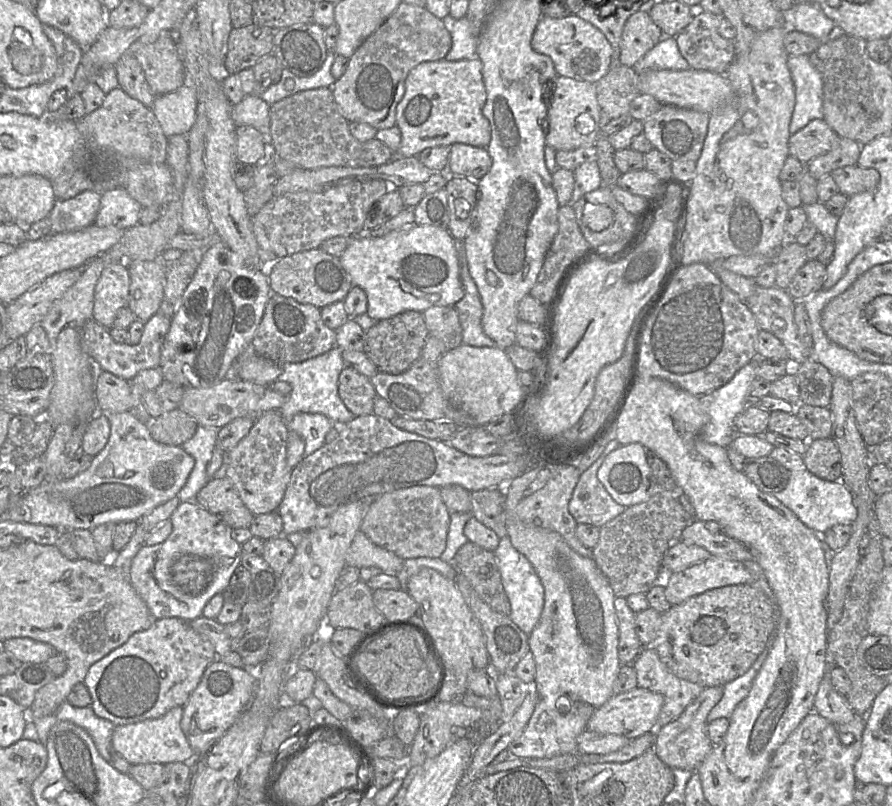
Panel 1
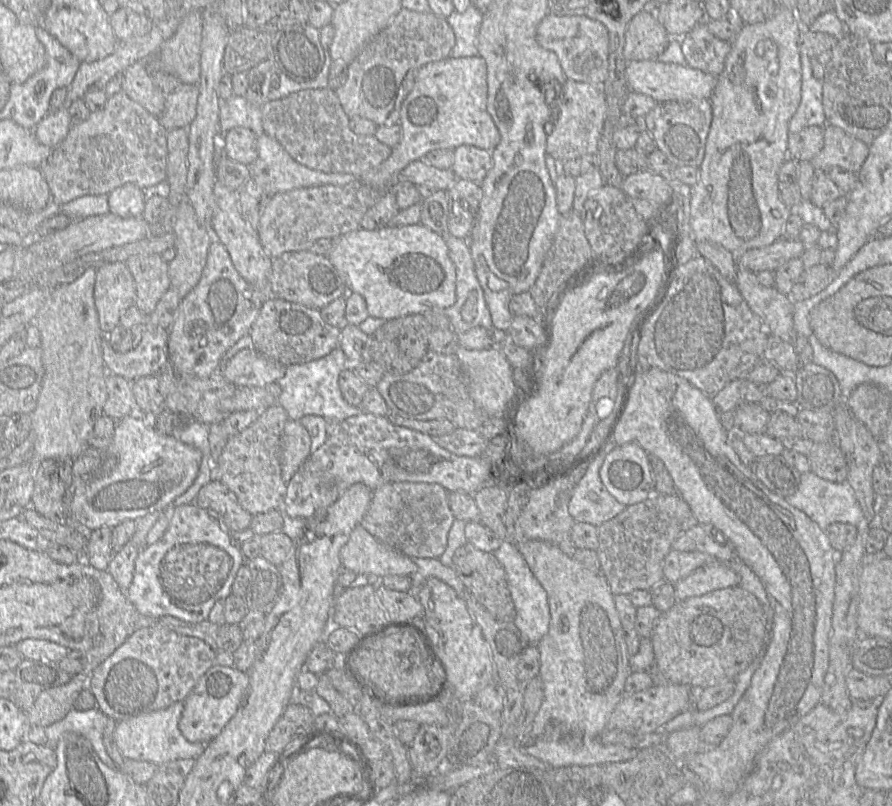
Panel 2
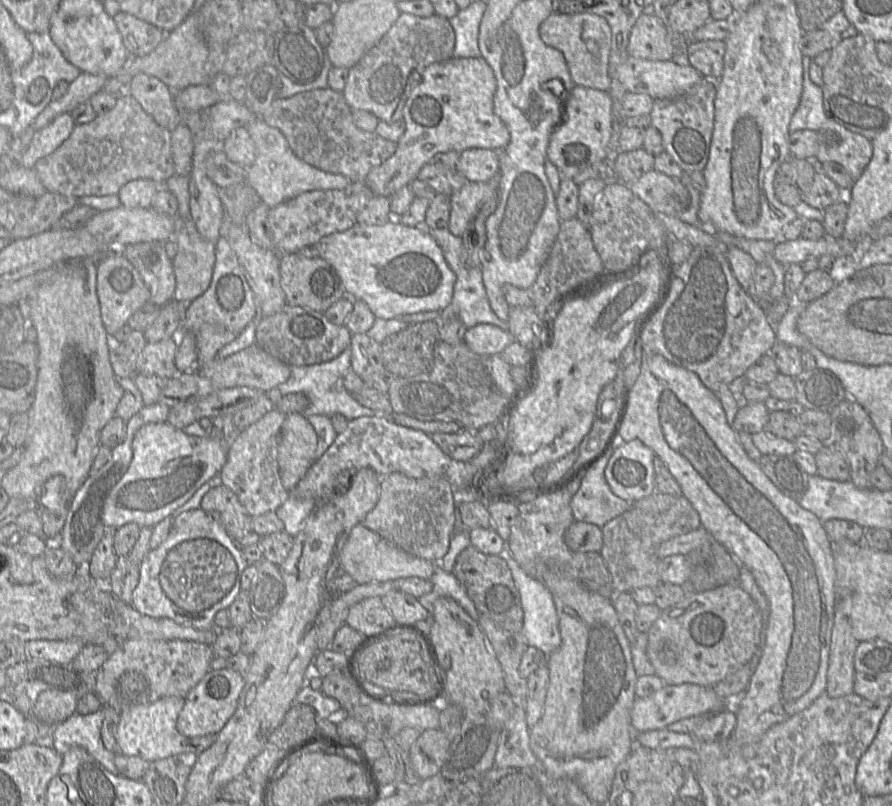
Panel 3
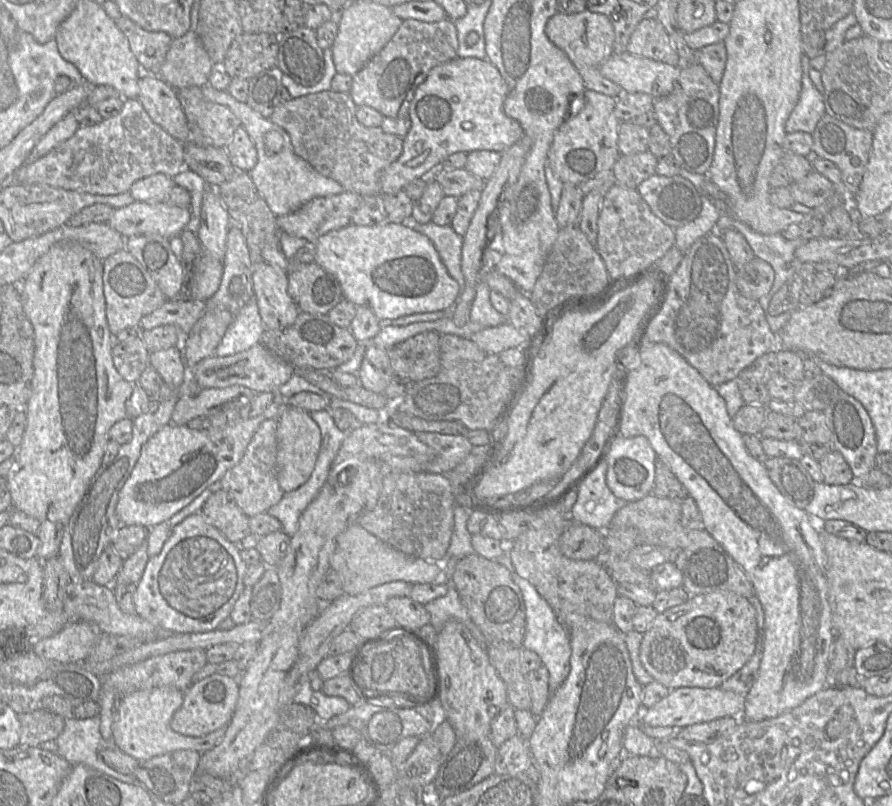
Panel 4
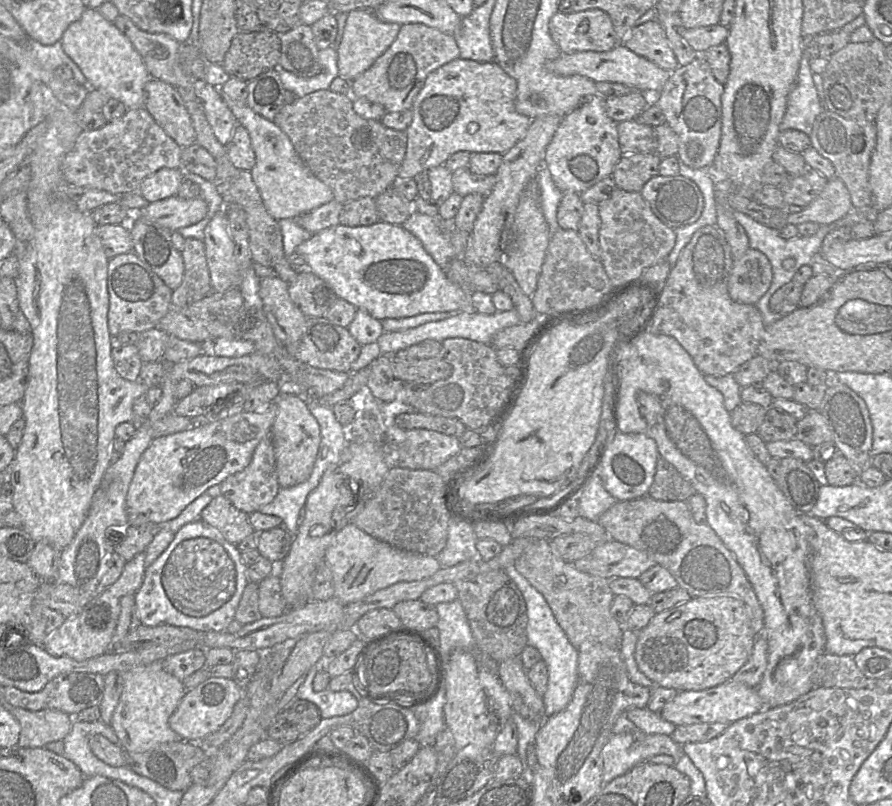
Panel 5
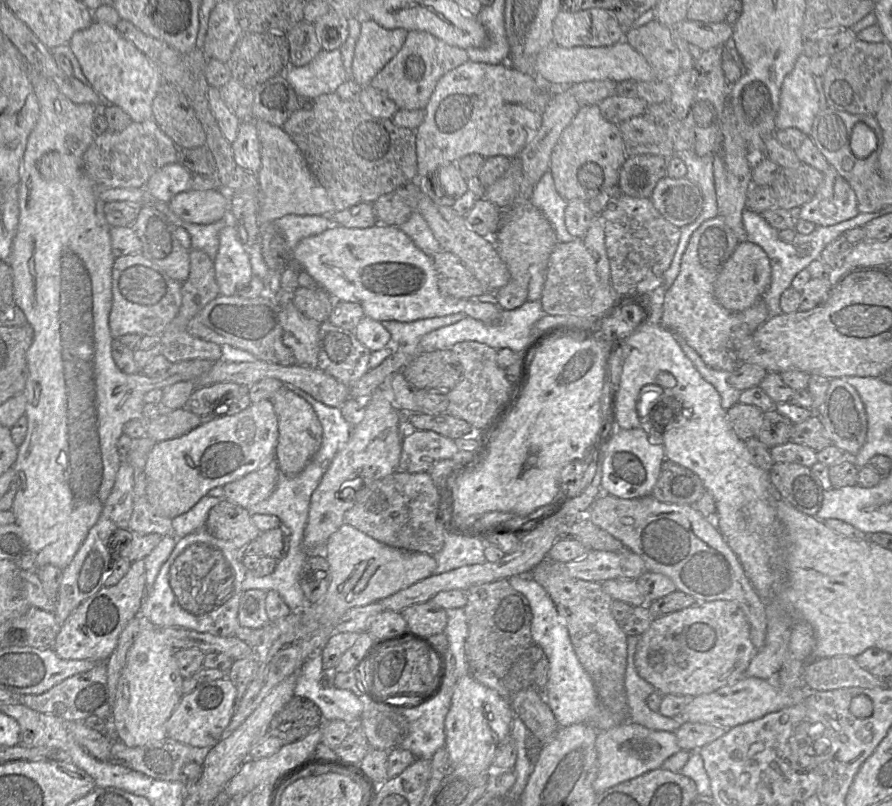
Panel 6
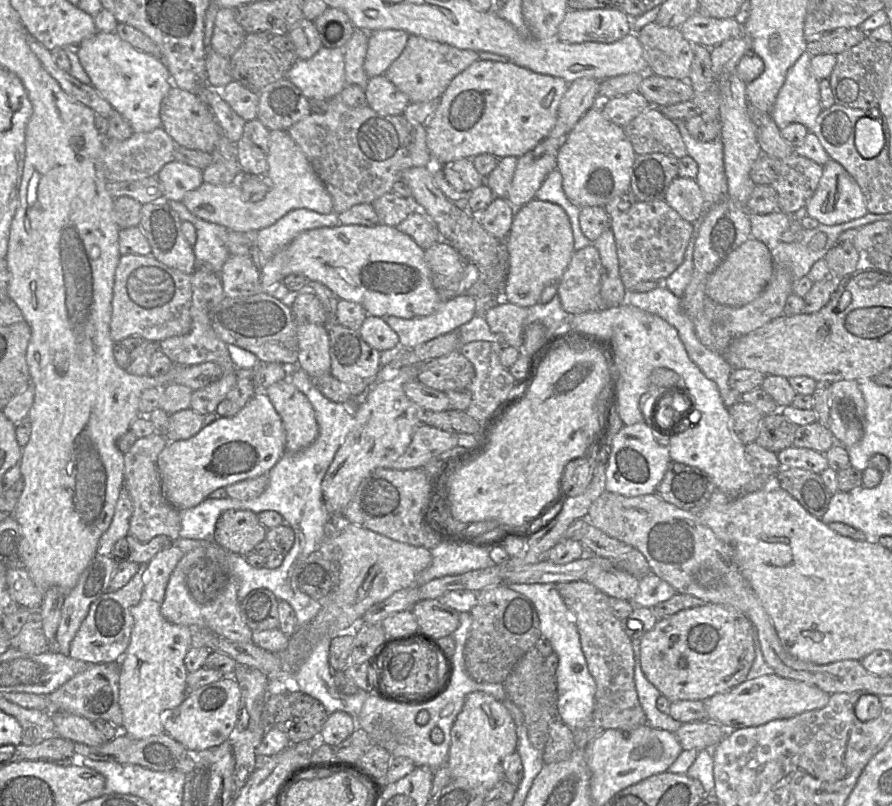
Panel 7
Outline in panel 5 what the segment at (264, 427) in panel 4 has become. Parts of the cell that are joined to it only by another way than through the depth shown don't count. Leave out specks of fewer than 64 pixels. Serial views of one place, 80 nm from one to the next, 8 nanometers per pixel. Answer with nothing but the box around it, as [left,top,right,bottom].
[220,436,280,514]

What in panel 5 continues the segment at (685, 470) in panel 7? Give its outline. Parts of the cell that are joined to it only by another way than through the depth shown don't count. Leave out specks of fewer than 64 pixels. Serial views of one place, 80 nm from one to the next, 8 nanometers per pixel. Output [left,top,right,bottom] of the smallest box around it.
[648,457,697,501]

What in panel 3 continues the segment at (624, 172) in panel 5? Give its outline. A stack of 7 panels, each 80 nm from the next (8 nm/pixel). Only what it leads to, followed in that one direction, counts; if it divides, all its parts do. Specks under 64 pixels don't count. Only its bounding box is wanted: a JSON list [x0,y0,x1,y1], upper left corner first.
[614,147,655,187]

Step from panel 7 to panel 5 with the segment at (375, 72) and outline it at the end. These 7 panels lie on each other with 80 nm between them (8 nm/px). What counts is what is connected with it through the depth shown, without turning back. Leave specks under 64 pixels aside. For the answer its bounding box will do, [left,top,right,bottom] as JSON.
[337,9,401,80]

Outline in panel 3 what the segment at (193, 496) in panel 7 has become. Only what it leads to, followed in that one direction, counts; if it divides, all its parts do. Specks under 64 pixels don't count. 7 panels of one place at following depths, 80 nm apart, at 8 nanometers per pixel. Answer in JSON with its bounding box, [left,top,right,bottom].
[101,424,227,530]

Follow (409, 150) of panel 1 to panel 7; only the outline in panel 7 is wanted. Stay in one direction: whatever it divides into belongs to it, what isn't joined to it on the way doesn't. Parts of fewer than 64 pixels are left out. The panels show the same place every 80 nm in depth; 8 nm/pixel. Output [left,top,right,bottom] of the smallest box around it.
[425,60,569,166]

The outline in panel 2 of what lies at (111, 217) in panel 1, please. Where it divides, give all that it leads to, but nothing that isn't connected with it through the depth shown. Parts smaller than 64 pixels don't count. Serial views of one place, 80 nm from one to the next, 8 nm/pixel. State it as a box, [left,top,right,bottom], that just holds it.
[107,184,147,218]

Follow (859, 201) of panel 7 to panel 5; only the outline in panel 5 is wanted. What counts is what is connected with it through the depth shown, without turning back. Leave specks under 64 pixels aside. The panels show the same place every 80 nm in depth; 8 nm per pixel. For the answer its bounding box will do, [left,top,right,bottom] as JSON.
[788,177,853,225]

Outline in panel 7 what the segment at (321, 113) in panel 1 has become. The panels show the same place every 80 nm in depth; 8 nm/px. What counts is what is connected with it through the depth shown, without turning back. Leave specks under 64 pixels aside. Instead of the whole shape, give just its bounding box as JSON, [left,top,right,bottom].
[287,97,432,214]

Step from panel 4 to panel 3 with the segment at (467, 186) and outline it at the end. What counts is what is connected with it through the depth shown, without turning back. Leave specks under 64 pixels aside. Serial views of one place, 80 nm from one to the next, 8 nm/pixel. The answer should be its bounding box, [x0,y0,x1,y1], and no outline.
[416,163,468,197]

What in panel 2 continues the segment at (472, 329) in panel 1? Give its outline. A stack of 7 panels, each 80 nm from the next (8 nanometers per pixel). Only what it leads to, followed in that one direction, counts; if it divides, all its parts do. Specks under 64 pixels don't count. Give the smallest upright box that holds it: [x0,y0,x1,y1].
[441,233,509,348]

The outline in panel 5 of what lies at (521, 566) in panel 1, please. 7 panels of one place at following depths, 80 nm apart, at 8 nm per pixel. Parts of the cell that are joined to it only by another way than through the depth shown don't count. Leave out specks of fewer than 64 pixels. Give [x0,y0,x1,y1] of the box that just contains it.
[504,566,578,717]

